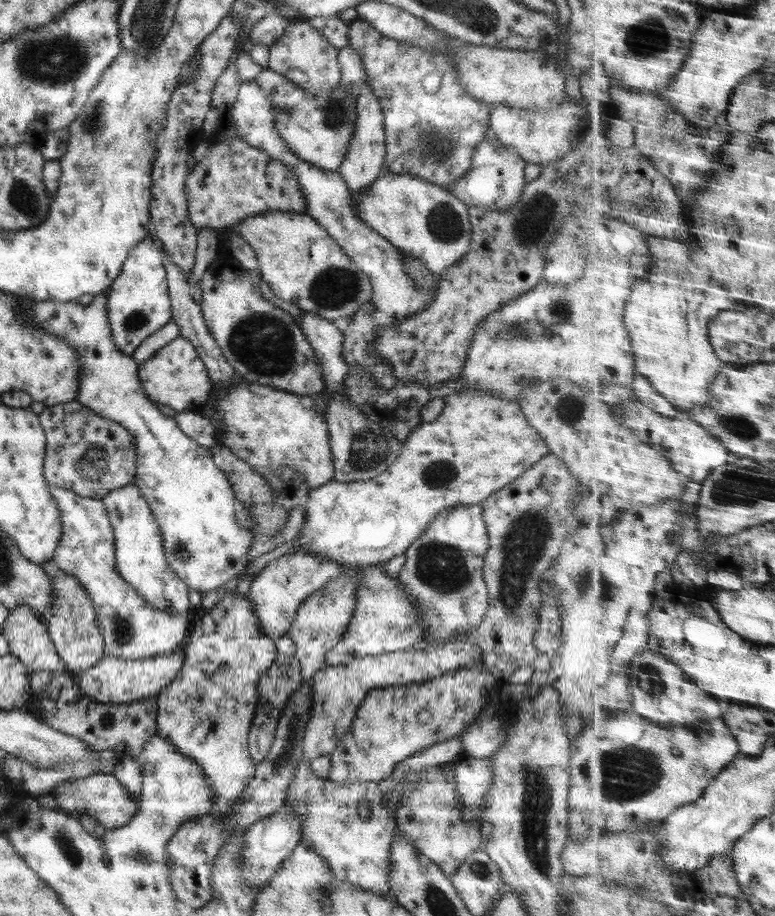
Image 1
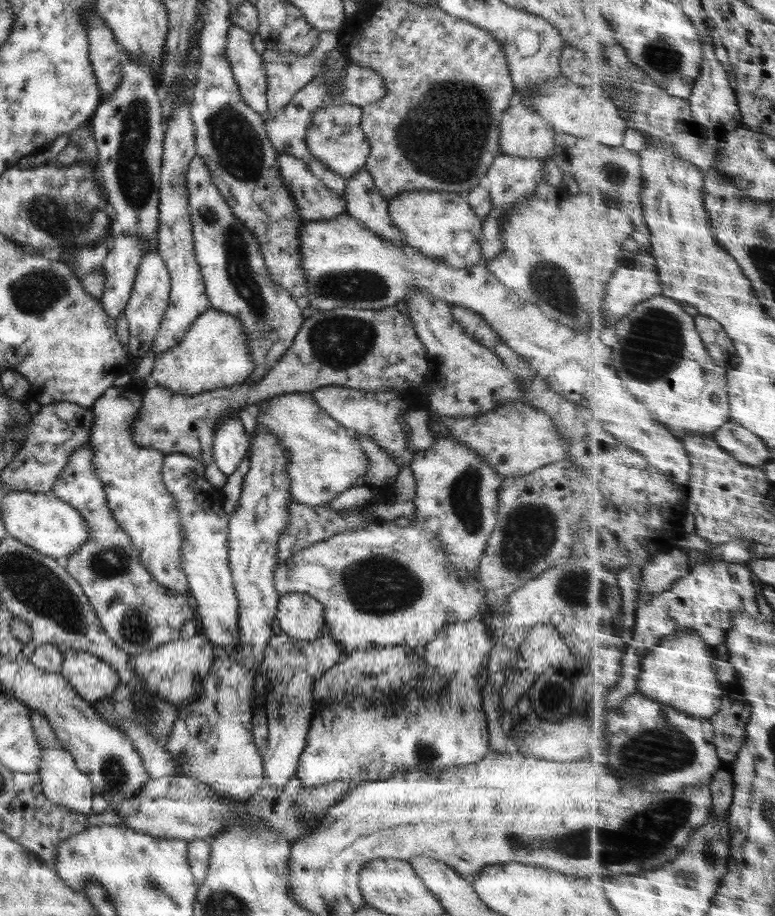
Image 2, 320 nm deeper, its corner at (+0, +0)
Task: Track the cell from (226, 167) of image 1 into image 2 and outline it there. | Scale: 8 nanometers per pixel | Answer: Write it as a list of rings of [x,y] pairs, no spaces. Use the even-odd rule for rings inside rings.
[[[278,154],[276,165],[280,179],[290,192],[303,222],[333,219],[345,213],[343,196],[332,193],[306,170],[303,161],[290,154]]]

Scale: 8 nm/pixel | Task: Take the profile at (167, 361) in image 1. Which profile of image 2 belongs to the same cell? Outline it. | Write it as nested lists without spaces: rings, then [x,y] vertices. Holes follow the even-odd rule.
[[[209,307],[195,318],[180,342],[155,357],[148,380],[171,393],[191,396],[240,385],[254,367],[239,321],[227,313]]]

